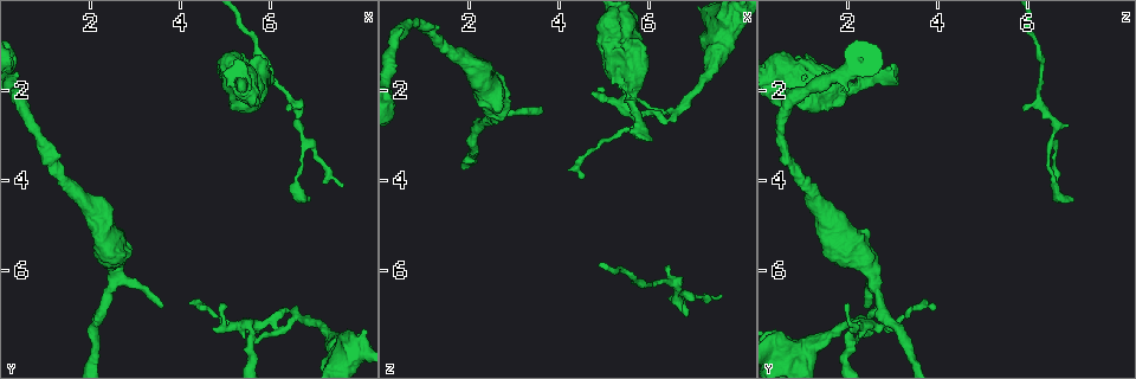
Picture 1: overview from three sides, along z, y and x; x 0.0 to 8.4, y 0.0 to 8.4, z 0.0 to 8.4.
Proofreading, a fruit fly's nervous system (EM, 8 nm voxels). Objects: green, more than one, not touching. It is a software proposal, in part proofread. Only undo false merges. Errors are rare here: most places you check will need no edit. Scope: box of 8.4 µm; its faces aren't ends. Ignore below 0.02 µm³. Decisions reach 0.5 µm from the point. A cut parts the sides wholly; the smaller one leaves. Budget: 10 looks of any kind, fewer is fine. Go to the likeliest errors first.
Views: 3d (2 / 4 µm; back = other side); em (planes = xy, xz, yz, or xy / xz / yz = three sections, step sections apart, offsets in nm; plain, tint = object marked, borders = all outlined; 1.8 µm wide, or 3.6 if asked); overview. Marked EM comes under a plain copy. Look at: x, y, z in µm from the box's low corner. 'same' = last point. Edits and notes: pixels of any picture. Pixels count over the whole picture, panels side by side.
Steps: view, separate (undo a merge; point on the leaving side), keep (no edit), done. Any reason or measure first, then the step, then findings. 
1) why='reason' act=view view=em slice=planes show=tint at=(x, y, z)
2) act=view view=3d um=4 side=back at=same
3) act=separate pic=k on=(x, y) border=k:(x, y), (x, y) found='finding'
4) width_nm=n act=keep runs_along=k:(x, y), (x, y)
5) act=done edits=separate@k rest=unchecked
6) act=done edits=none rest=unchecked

why='three arms meet' act=view view=3d um=4 at=(6.30, 7.25, 2.50)

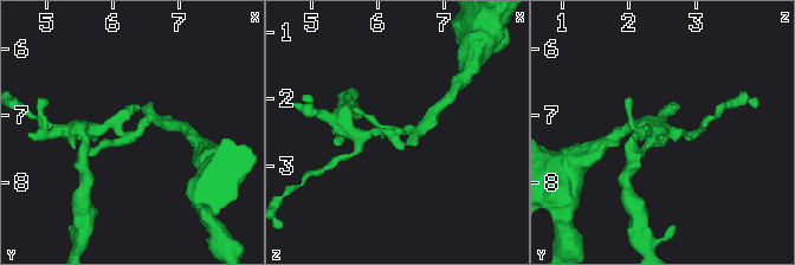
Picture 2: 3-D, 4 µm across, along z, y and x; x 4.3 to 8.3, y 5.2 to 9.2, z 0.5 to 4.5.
why='shape alone is not enough' act=view view=em um=3.6 slice=xy step=8 show=tint at=(6.30, 7.30, 2.50)

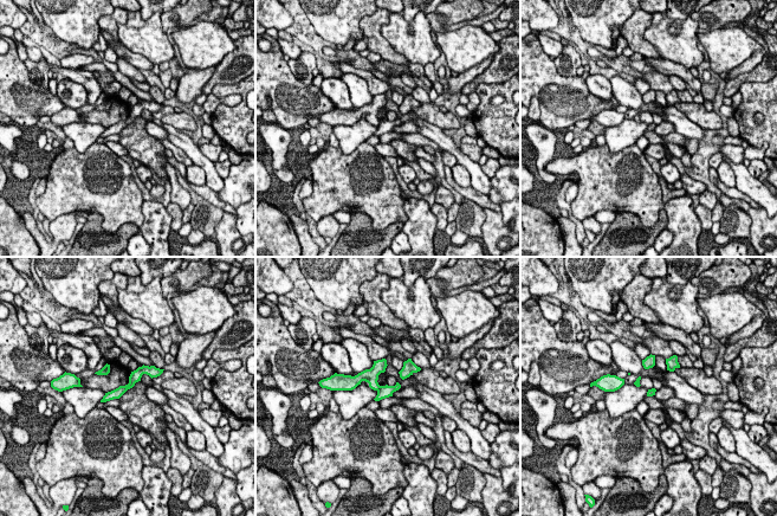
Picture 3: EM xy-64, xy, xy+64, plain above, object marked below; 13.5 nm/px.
act=separate pic=3 on=(370, 375) border=3:(380, 386), (377, 391) found='a second neuron is stuck on'

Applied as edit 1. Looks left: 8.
act=view view=overview

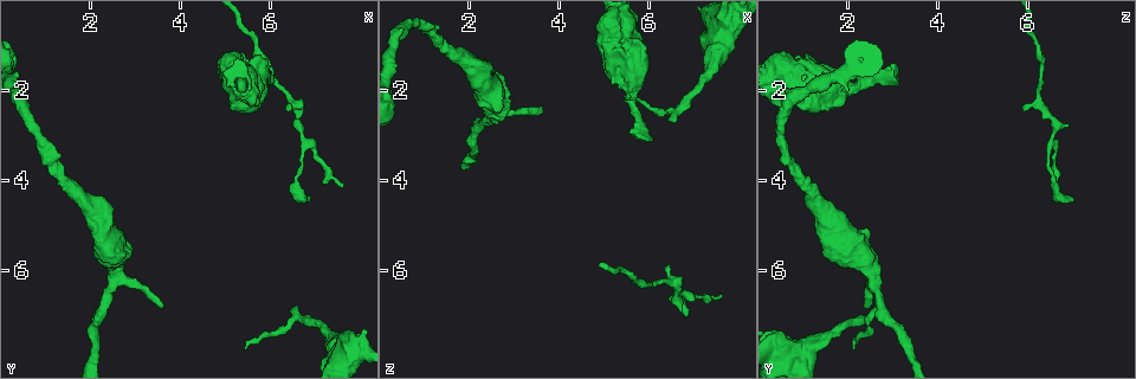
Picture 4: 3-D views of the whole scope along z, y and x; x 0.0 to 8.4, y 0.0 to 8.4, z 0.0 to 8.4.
why='abrupt turn' act=view view=3d um=4 side=back at=(5.40, 1.65, 0.85)

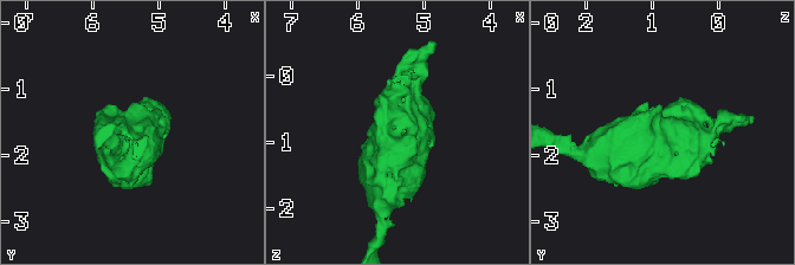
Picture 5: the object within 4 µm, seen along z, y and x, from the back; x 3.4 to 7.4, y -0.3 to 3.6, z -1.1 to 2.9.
why='now the EM' act=view view=em slice=xz step=8 show=tint at=(5.45, 1.70, 0.85)

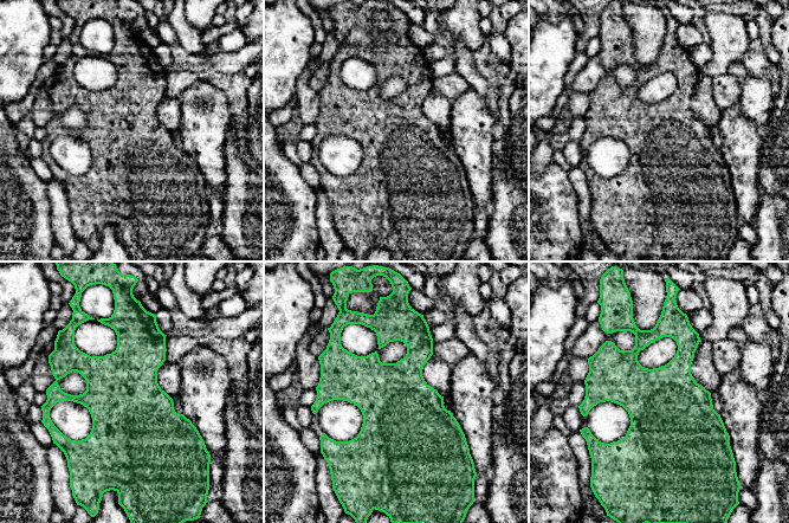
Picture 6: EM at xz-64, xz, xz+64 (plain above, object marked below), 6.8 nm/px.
why='cut it another way' act=view view=em slice=planes show=tint at=same

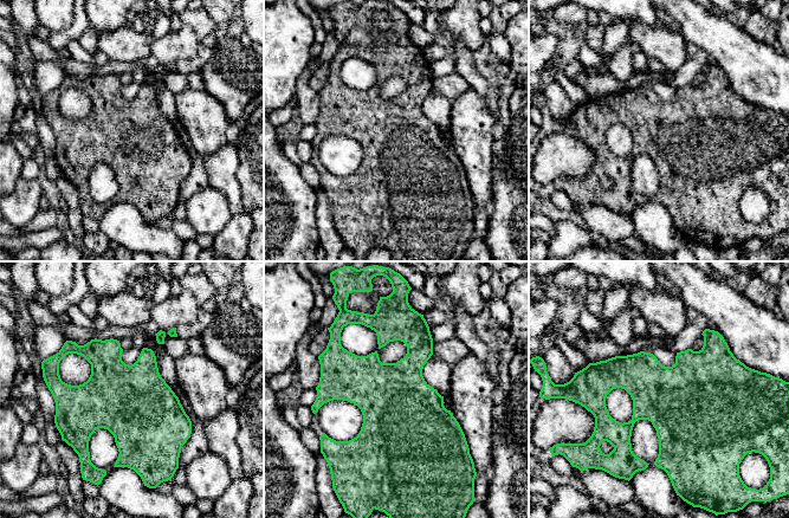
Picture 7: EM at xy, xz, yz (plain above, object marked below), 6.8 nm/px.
act=keep found='one neuron here'

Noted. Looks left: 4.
why='calibre changes' act=view view=3d um=2 side=back at=(6.65, 3.45, 6.50)

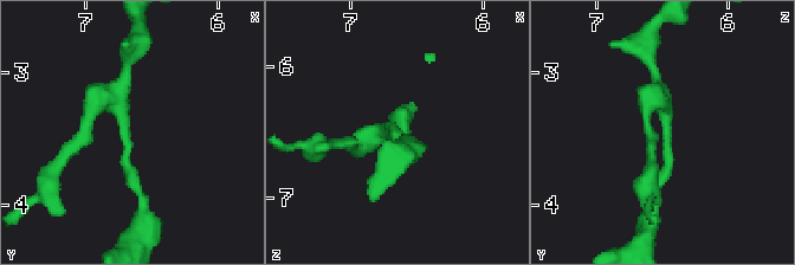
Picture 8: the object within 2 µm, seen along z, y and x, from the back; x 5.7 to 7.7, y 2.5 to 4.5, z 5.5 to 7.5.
act=view view=em um=3.6 slice=planes show=tint at=(6.68, 3.44, 6.46)

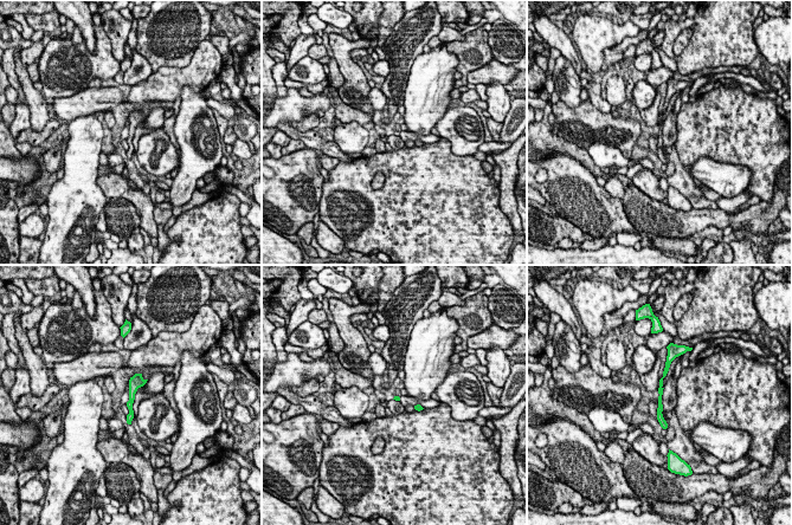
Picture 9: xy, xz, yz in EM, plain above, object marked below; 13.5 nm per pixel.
act=keep runs_along=9:(668, 363), (660, 396), (664, 427) found='one neuron here'

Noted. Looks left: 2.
why='sudden change in width' act=view view=3d um=4 at=(1.80, 4.40, 1.25)

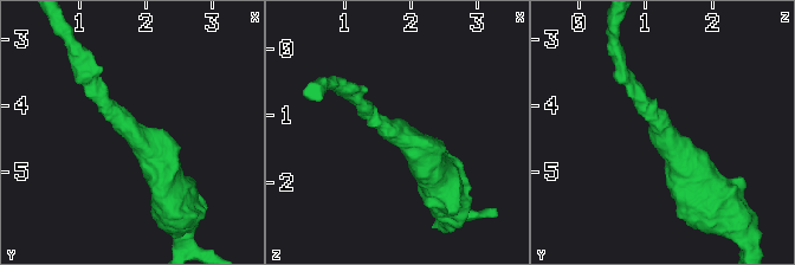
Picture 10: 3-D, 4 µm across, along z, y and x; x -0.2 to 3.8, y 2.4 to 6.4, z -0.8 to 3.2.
act=view view=em slice=planes show=tint at=(1.80, 4.40, 1.25)

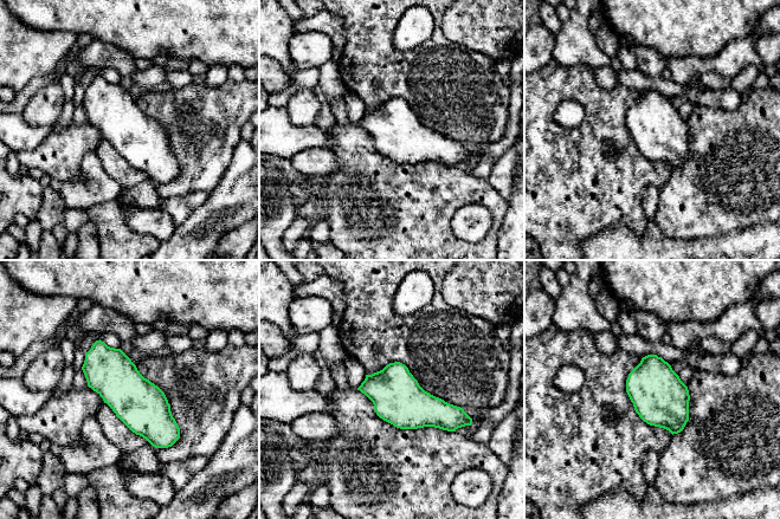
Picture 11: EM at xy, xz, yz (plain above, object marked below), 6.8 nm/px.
act=keep found='all the same neuron'

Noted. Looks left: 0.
act=done edits=separate@3 rest=unchecked

